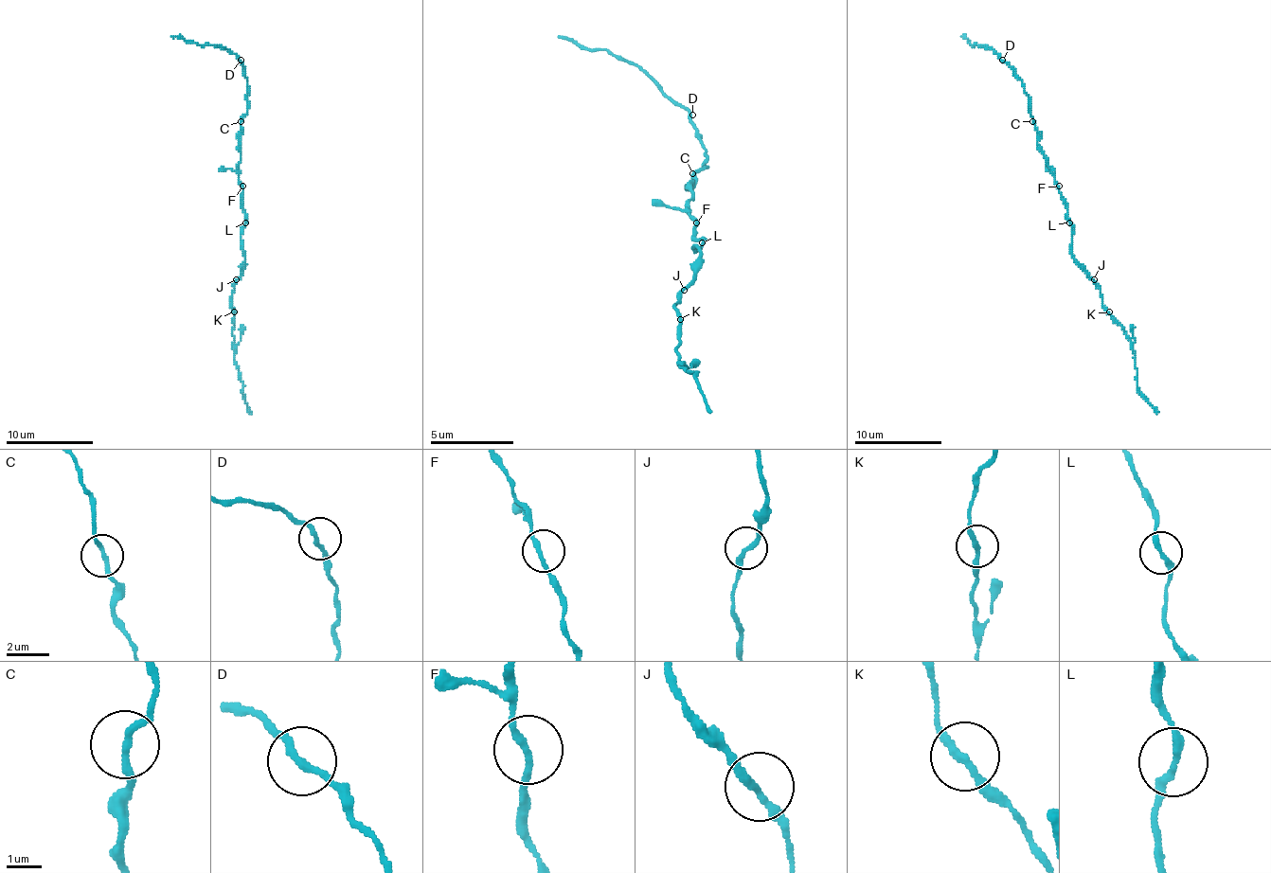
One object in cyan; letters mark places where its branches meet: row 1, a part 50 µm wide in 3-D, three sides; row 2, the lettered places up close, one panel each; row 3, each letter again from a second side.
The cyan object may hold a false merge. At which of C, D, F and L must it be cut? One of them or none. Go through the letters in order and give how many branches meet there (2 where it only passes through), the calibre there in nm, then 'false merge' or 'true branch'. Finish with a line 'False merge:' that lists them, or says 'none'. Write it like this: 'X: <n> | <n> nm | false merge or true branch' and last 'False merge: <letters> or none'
C: 2 | 200 nm | true branch
D: 2 | 200 nm | true branch
F: 2 | 190 nm | true branch
L: 2 | 240 nm | false merge
False merge: L

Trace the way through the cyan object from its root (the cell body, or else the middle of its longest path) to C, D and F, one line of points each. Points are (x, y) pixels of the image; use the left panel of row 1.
C: (242, 199), (242, 186), (239, 180), (241, 121)
D: (242, 199), (242, 186), (239, 180), (239, 133), (241, 121), (247, 112), (247, 78), (241, 60)
F: (242, 199), (242, 186)

